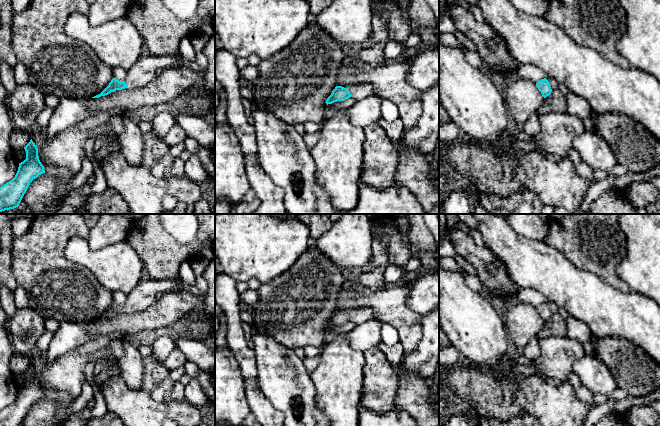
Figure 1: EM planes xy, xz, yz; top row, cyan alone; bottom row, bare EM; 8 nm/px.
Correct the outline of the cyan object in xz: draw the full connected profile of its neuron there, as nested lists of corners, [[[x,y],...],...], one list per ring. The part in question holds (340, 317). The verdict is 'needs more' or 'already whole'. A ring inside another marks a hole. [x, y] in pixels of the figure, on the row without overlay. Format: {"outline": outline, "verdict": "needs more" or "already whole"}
{"outline": [[[366,308],[352,309],[349,313],[342,310],[336,310],[331,319],[327,322],[326,328],[328,329],[337,325],[344,325],[350,321],[357,325],[365,322],[372,322],[374,321],[374,312],[372,309]]], "verdict": "needs more"}

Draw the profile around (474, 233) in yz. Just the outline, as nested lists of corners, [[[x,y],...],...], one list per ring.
[[[469,228],[468,235],[473,238],[473,240],[475,241],[475,243],[478,246],[480,246],[480,247],[485,247],[486,246],[480,232],[477,229]]]

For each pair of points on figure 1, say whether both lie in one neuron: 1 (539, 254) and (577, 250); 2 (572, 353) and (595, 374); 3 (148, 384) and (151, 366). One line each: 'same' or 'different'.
1: different
2: different
3: same

